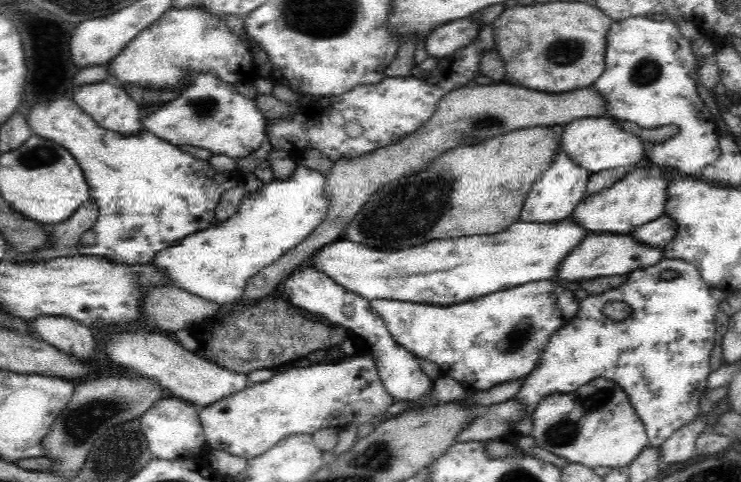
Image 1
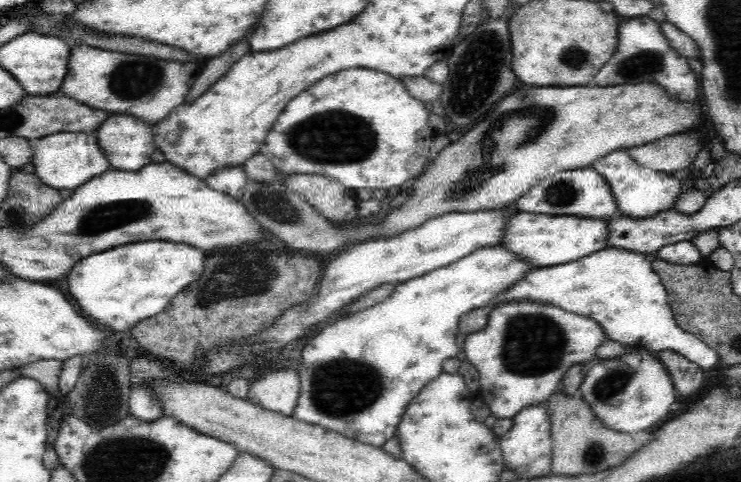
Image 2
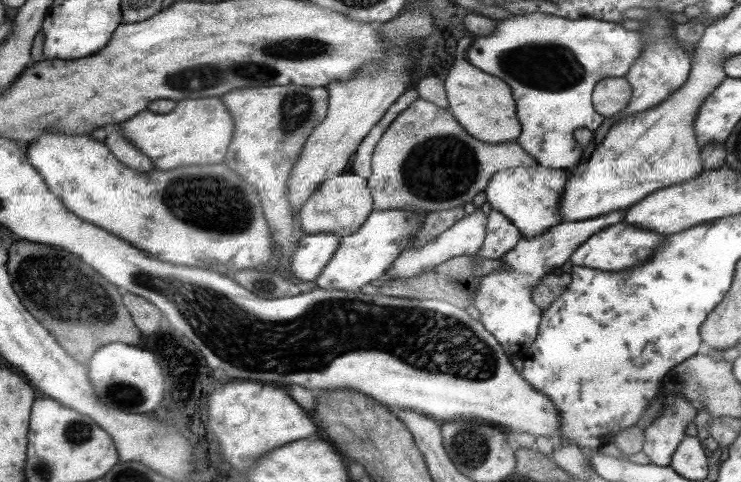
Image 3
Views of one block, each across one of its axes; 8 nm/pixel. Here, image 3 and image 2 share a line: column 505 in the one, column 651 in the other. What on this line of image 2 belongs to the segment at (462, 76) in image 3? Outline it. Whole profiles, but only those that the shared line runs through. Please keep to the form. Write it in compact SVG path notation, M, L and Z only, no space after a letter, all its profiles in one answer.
M644 82L644 84L622 84L622 86L612 86L612 88L550 88L550 87L538 87L532 88L532 86L524 86L520 88L518 92L511 92L508 96L499 100L494 108L488 112L484 118L474 124L470 130L465 134L461 135L457 142L450 142L446 148L444 148L440 154L432 160L420 174L414 180L412 185L412 192L410 193L408 202L398 208L398 210L393 210L390 212L384 220L378 222L378 224L368 222L368 219L354 224L350 228L334 228L332 223L328 223L326 219L323 218L322 214L318 212L308 201L304 201L303 198L296 194L296 192L288 190L281 181L274 179L273 181L255 181L248 179L246 181L246 188L244 194L240 197L239 203L246 209L246 212L261 226L266 232L272 232L276 234L282 242L286 242L288 246L292 248L298 248L298 250L314 250L314 252L334 252L334 250L342 250L342 246L351 246L356 243L363 243L364 241L370 241L377 237L391 237L397 235L398 233L404 232L407 229L416 228L418 225L421 225L423 221L430 220L430 217L439 217L449 212L478 212L482 210L492 210L498 209L502 206L506 206L509 202L516 202L522 195L531 187L535 185L539 180L542 180L544 177L553 175L554 173L565 171L565 170L574 170L578 168L584 168L590 166L598 157L606 157L614 152L615 149L626 150L628 148L638 147L644 144L652 143L653 141L659 140L662 137L667 137L670 135L675 135L678 133L684 133L688 128L696 127L698 122L701 122L704 119L704 105L702 102L702 97L695 97L692 101L680 102L678 100L680 97L672 98L666 94L666 88L654 84L654 82Z

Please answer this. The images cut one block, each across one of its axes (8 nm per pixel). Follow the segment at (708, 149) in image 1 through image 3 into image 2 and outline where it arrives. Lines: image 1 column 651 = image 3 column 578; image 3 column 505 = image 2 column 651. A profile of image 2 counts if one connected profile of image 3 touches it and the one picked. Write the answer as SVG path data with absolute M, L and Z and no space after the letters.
M650 16L632 18L628 22L620 22L618 28L618 50L612 56L612 60L596 74L594 82L598 86L616 86L616 84L638 84L642 80L654 80L662 84L668 92L674 92L674 96L692 101L698 96L698 80L692 68L688 66L685 56L676 51L660 31Z

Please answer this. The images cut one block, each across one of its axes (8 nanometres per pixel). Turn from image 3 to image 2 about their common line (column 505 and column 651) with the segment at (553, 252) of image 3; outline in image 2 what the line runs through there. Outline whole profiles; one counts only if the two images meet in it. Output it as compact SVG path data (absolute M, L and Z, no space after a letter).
M606 248L593 252L582 259L573 260L558 266L532 268L524 273L515 284L495 294L488 301L488 306L496 307L502 303L526 303L530 300L534 303L550 304L551 306L562 308L566 312L572 312L580 316L586 316L595 320L603 330L603 334L610 340L620 342L620 344L633 345L636 343L647 344L652 352L674 351L690 362L696 363L704 370L712 368L720 362L720 355L716 351L704 344L698 337L686 332L678 326L673 312L667 303L667 292L661 284L661 280L652 268L652 262L658 259L657 255L638 255L635 252L623 251L621 248Z

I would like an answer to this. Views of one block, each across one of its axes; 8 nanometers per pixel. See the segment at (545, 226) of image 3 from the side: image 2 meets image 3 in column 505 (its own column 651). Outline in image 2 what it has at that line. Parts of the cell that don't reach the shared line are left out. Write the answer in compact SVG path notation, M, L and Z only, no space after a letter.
M615 149L606 157L598 157L591 165L608 183L614 195L619 214L629 217L649 217L654 213L666 212L673 208L676 199L682 194L682 175L664 175L651 168L640 166L624 150Z

